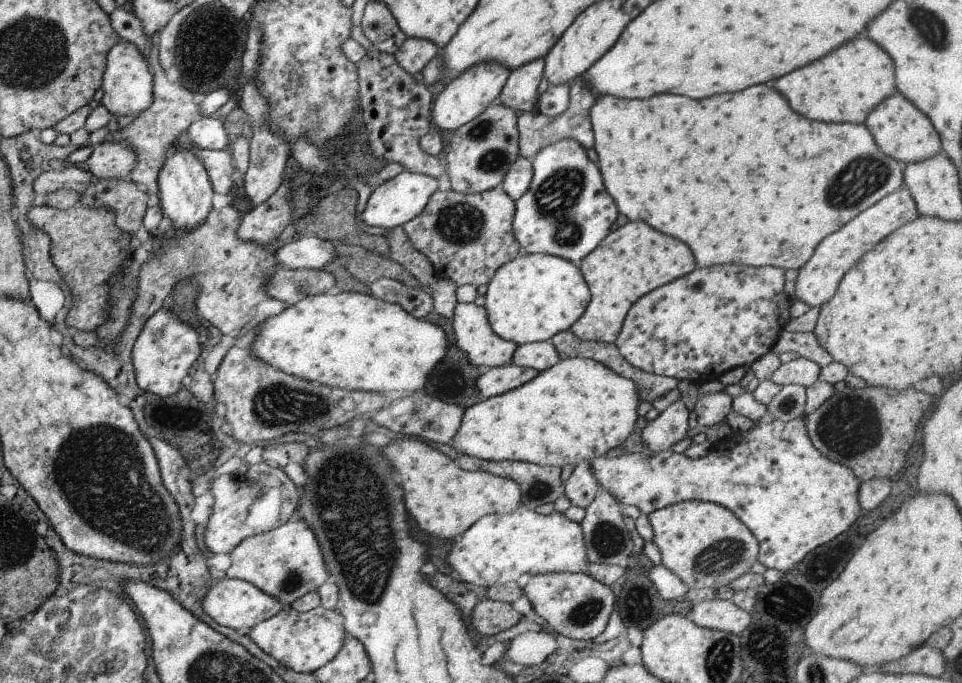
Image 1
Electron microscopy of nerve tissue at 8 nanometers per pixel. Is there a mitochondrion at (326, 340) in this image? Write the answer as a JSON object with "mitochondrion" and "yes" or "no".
{"mitochondrion":"no"}

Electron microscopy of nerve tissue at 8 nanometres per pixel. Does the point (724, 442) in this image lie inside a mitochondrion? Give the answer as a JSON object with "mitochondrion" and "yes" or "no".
{"mitochondrion":"no"}

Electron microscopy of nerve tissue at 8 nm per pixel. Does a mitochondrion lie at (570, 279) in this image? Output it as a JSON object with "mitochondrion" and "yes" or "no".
{"mitochondrion":"no"}

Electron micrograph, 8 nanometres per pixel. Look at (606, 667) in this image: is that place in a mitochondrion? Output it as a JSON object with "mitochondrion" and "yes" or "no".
{"mitochondrion":"no"}

